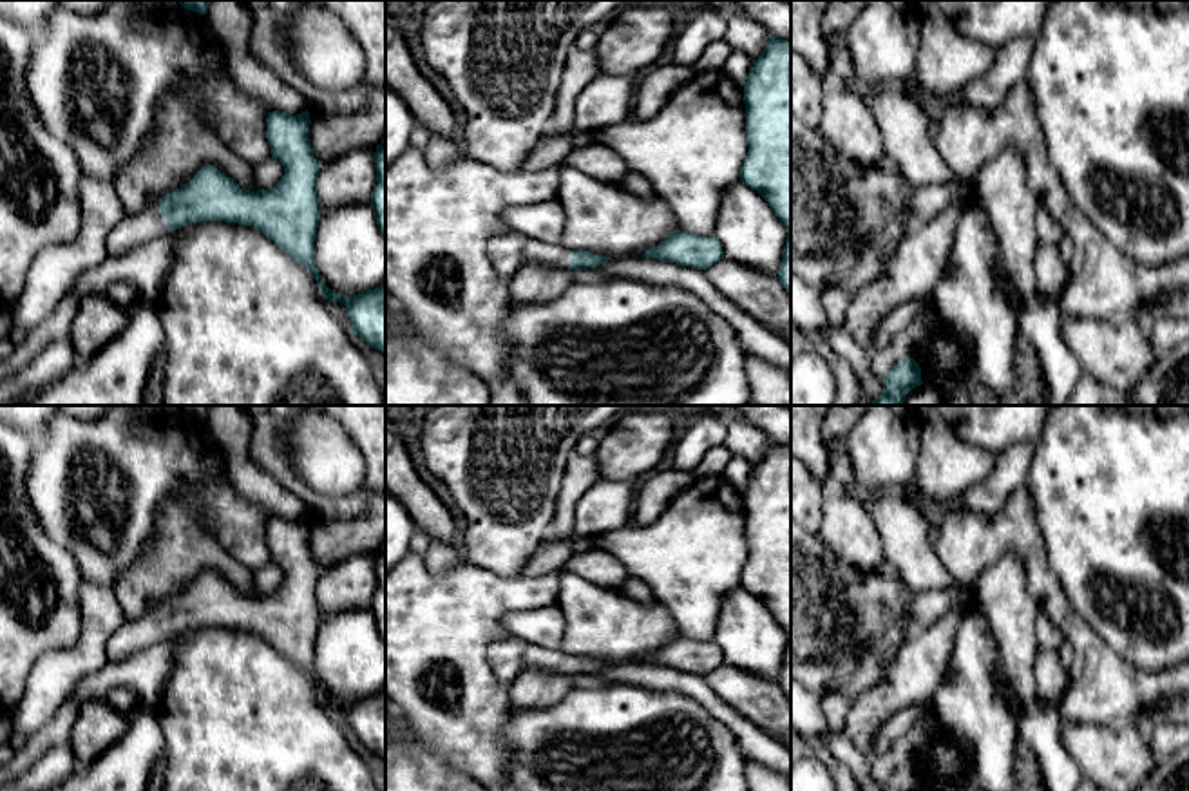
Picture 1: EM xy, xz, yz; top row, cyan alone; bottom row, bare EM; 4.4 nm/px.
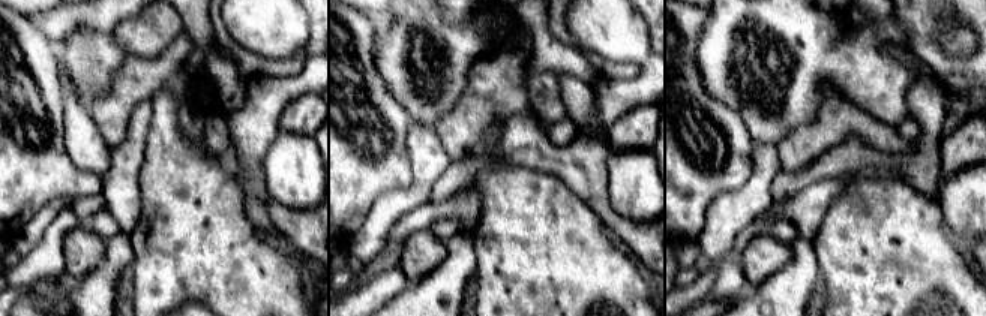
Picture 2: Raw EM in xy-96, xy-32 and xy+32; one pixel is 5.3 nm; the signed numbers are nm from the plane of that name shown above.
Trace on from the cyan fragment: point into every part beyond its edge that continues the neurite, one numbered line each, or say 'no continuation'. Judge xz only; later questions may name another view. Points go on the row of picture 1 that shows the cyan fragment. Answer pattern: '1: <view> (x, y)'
1: xz (536, 252)

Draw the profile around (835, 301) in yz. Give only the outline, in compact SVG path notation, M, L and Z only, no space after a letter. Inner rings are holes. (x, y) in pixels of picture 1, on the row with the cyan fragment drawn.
M827 286L822 290L822 304L825 308L829 322L836 329L843 329L847 319L849 295L838 286Z

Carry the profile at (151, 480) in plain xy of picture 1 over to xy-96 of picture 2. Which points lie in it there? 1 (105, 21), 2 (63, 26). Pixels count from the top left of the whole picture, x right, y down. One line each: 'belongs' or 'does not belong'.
1: does not belong
2: does not belong

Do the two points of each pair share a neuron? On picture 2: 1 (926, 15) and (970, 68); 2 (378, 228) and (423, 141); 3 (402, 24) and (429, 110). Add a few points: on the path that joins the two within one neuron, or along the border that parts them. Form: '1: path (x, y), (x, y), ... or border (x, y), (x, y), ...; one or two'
1: path (926, 33), (926, 44), (952, 68); one
2: path (398, 207), (422, 183), (423, 162); one
3: path (417, 44), (420, 59), (426, 68), (426, 89); one

